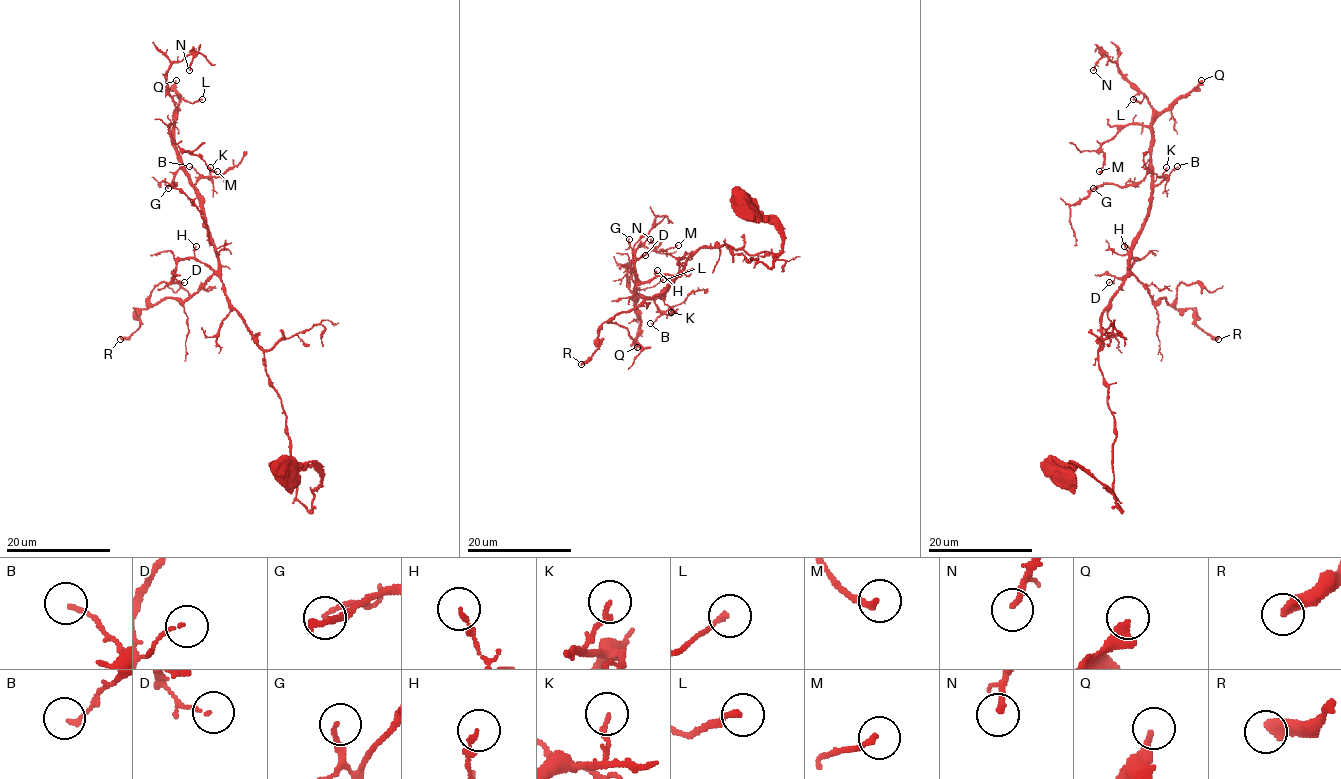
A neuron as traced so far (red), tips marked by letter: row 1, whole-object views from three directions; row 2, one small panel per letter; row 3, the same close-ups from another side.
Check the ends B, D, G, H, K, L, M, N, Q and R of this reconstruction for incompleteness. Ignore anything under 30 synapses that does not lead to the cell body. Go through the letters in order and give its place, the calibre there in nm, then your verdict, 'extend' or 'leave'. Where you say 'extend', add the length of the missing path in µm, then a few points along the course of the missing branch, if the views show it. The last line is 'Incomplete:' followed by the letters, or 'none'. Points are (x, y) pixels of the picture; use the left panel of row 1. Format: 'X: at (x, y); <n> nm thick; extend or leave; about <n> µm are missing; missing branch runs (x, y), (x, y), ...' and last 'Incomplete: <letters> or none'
B: at (189, 166); 140 nm thick; leave
D: at (184, 282); 90 nm thick; leave
G: at (168, 188); 160 nm thick; leave
H: at (196, 246); 180 nm thick; leave
K: at (210, 167); 160 nm thick; leave
L: at (202, 99); 190 nm thick; leave
M: at (217, 171); 190 nm thick; leave
N: at (189, 70); 200 nm thick; leave
Q: at (176, 80); 360 nm thick; extend; about 100 µm are missing
R: at (120, 339); 440 nm thick; leave
Incomplete: Q

